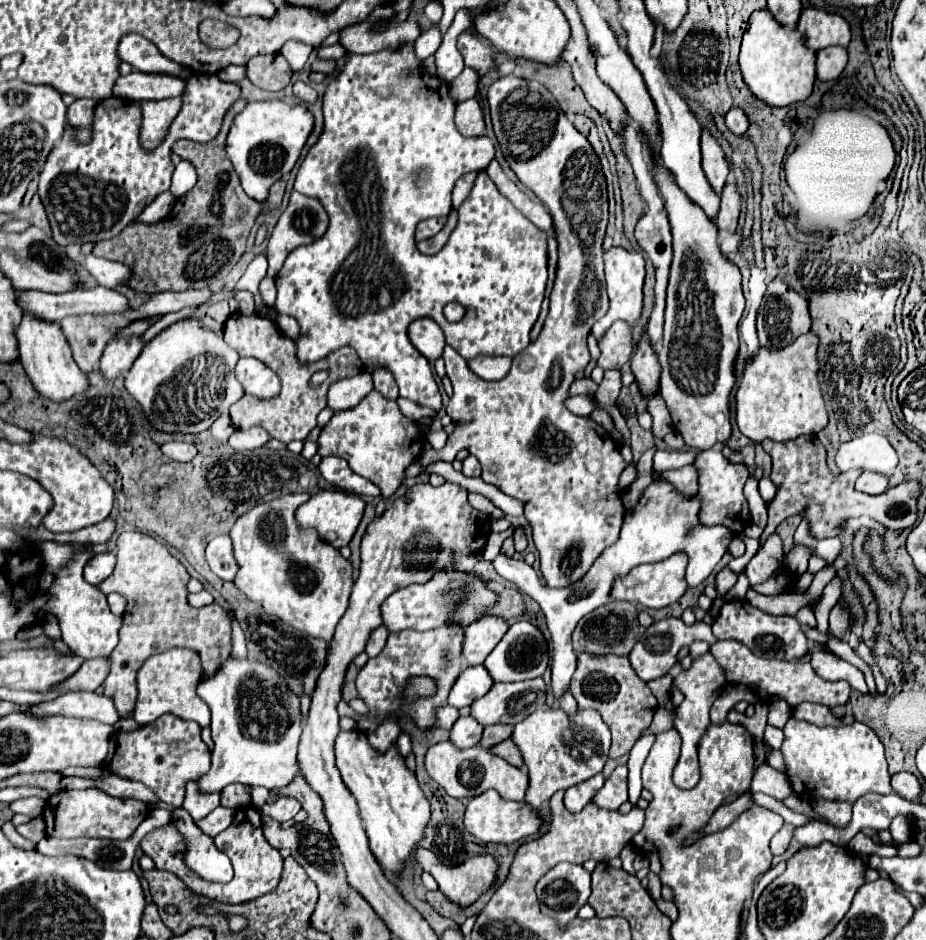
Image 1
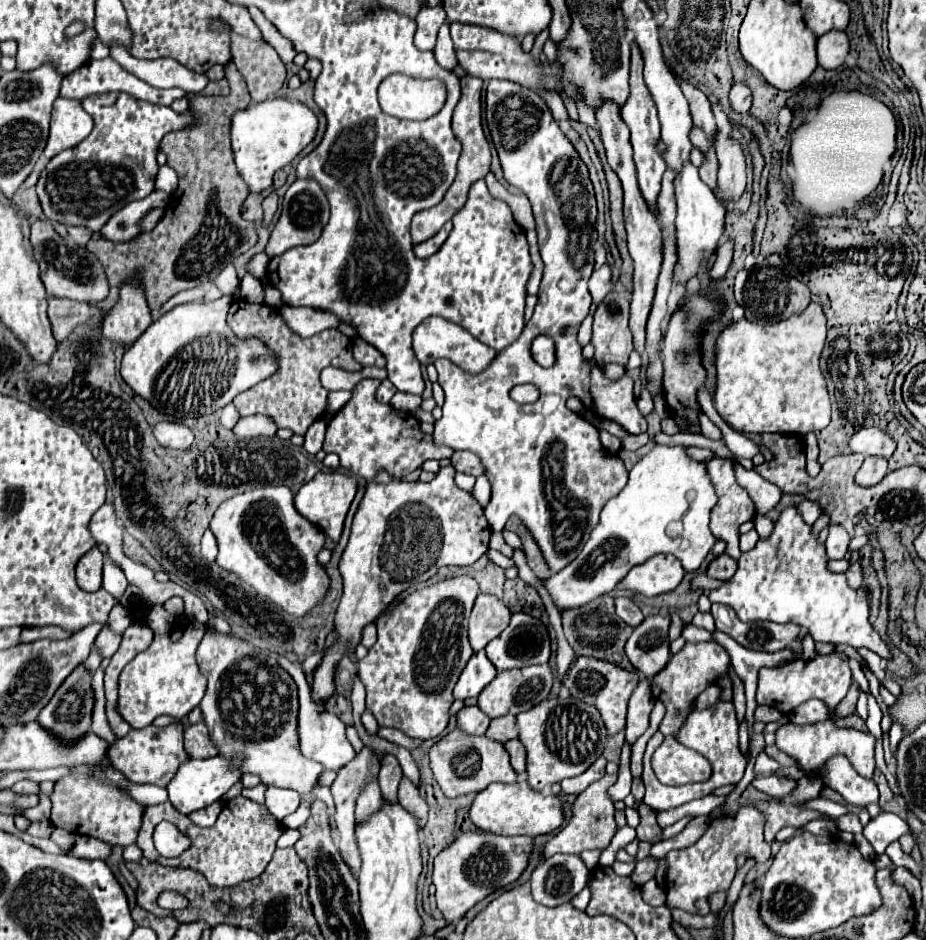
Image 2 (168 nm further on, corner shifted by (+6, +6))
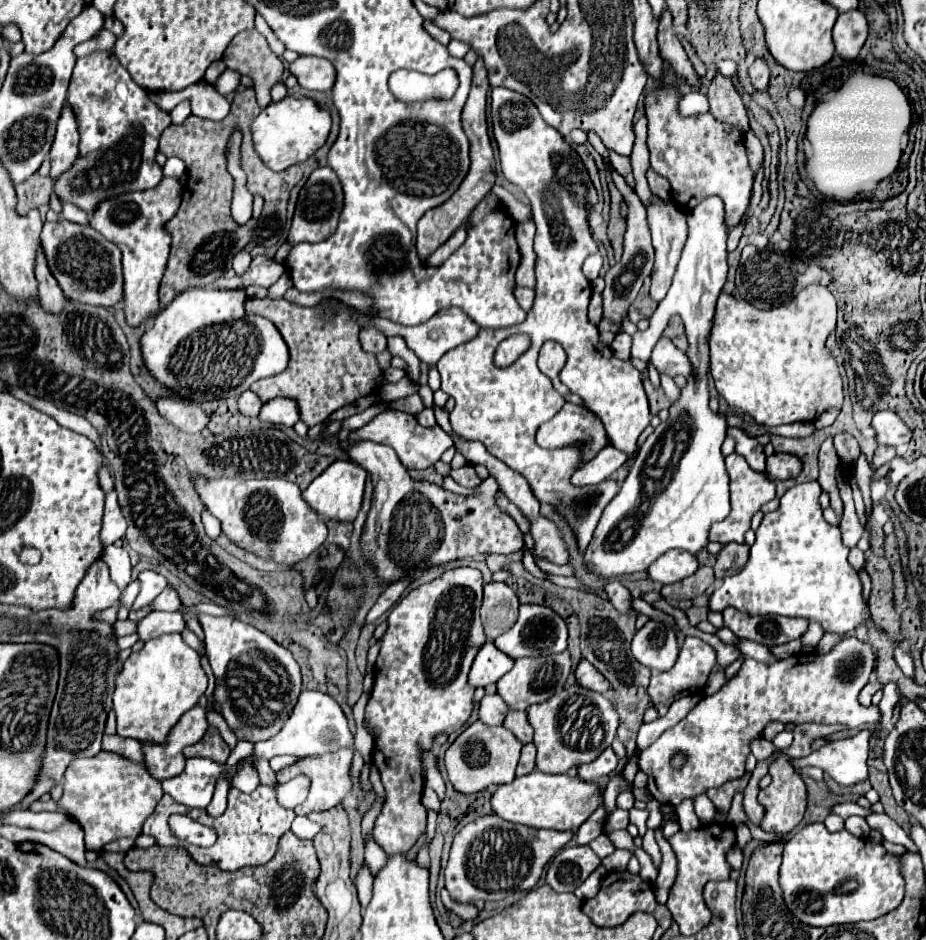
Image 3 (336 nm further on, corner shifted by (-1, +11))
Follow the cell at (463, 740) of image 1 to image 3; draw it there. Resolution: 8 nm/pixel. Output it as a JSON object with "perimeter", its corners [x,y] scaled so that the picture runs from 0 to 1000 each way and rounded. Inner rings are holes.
{"perimeter":[[[525,739],[516,750],[516,765],[529,773],[542,771],[546,759],[549,759],[549,752],[538,739]]]}

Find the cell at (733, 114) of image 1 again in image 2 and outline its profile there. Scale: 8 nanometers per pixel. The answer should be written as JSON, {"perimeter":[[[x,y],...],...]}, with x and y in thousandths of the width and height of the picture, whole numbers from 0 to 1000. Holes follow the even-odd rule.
{"perimeter":[[[794,87],[789,94],[789,100],[787,100],[787,106],[789,106],[789,113],[794,119],[800,119],[800,121],[809,119],[811,106],[813,106],[809,91],[805,87]]]}

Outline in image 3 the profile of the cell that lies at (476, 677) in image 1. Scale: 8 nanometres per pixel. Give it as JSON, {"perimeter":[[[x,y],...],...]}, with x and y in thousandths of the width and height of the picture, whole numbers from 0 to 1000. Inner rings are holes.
{"perimeter":[[[525,682],[512,701],[505,727],[512,733],[536,727],[544,716],[549,716],[553,712],[553,707],[555,707],[555,703],[549,697],[544,697],[540,690],[536,690],[536,686],[531,682]]]}

